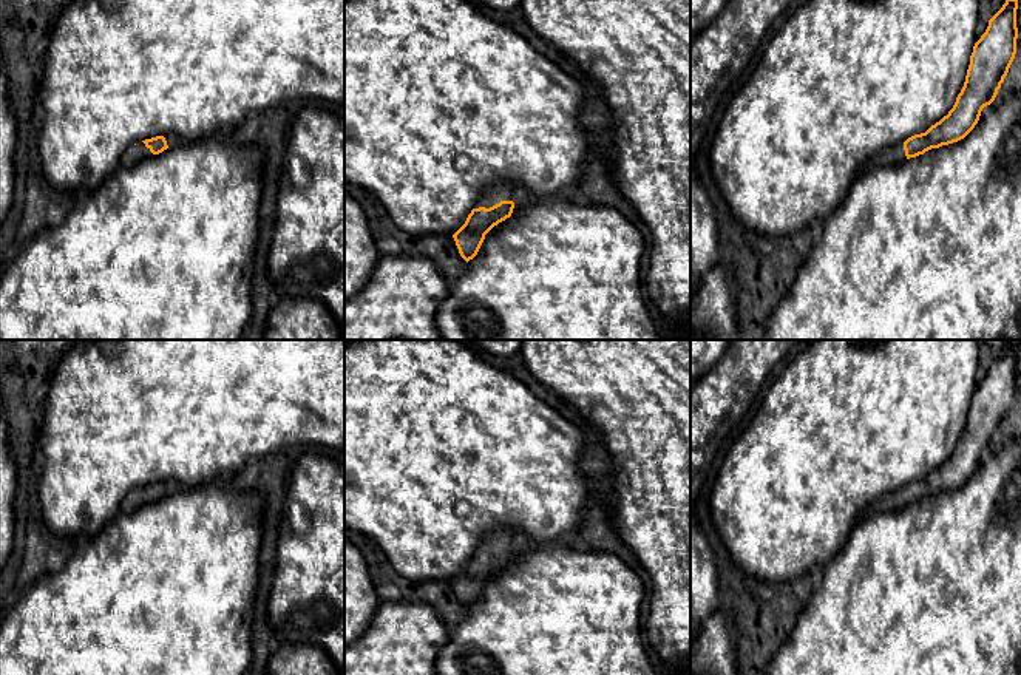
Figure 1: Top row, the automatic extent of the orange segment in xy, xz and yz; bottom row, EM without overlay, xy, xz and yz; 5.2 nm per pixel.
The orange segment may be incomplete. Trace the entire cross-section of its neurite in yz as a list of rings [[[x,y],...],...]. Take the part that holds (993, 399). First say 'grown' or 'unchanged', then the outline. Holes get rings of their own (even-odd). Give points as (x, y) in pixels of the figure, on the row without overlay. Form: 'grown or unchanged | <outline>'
grown | [[[1018,343],[1007,344],[1002,354],[989,366],[989,372],[975,389],[965,428],[953,454],[925,479],[908,483],[904,490],[871,502],[856,519],[897,511],[910,504],[924,500],[964,485],[978,470],[984,453],[990,451],[1016,400],[1016,355]]]

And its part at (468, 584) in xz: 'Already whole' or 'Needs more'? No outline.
Needs more

